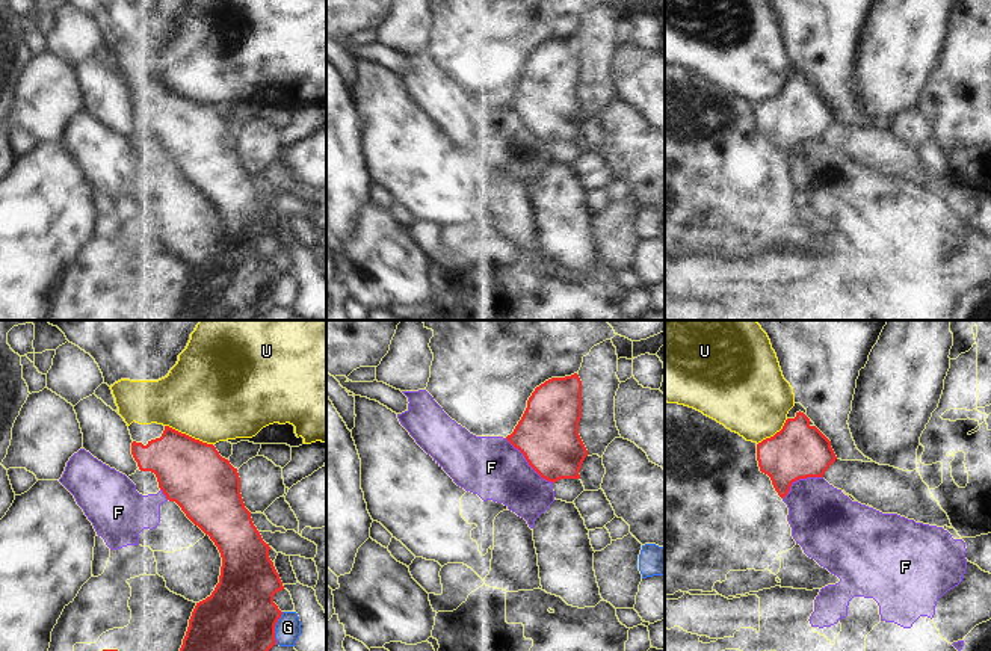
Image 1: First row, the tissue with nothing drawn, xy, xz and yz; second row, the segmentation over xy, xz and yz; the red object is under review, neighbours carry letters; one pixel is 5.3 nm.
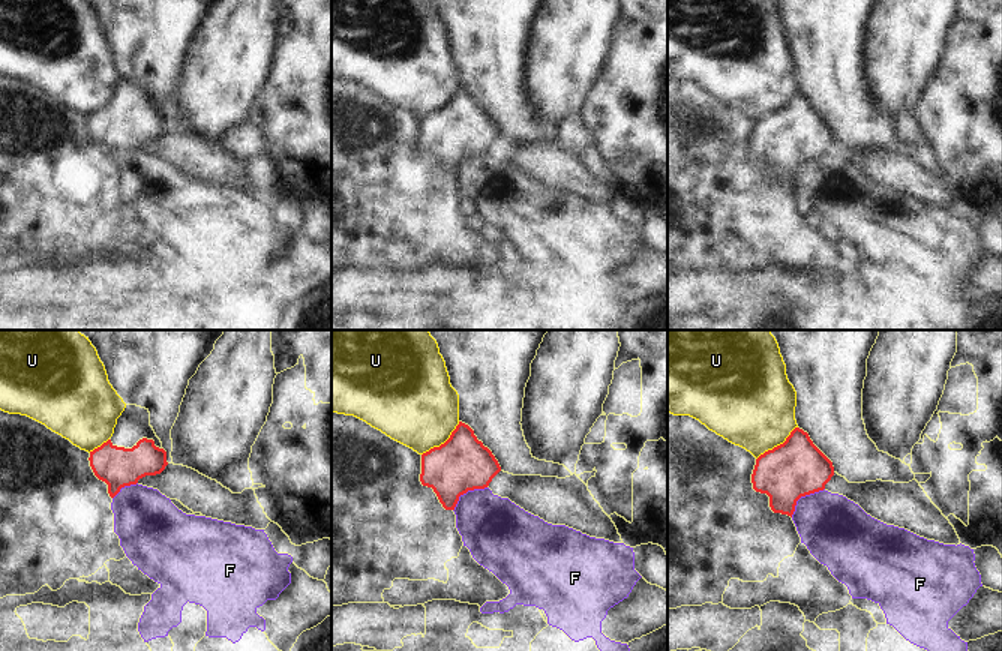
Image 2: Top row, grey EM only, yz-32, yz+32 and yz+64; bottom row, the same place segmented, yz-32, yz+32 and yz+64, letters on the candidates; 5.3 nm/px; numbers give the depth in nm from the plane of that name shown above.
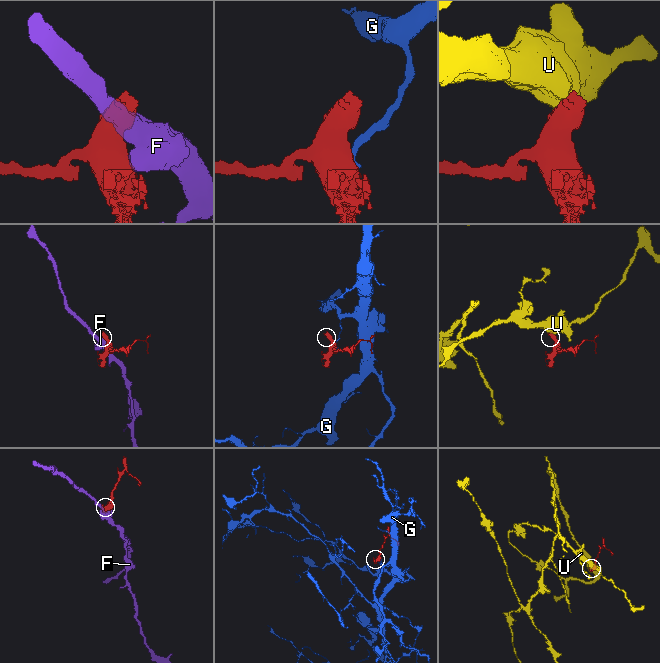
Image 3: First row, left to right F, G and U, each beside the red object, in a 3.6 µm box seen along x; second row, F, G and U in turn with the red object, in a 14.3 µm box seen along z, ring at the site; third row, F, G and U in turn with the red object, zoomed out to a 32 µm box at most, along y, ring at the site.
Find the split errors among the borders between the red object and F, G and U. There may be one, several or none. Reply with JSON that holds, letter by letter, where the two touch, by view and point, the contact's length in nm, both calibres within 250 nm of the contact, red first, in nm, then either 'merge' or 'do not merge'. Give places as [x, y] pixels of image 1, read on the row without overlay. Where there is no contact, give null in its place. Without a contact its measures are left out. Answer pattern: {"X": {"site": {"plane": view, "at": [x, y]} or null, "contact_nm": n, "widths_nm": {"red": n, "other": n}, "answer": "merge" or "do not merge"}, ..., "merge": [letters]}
{"F": {"site": {"plane": "xz", "at": [527, 123]}, "contact_nm": 360, "widths_nm": {"red": 320, "other": 320}, "answer": "do not merge"}, "G": {"site": {"plane": "xy", "at": [274, 290]}, "contact_nm": 180, "widths_nm": {"red": 440, "other": 140}, "answer": "do not merge"}, "U": {"site": {"plane": "xy", "at": [188, 97]}, "contact_nm": 280, "widths_nm": {"red": 360, "other": 500}, "answer": "do not merge"}, "merge": []}

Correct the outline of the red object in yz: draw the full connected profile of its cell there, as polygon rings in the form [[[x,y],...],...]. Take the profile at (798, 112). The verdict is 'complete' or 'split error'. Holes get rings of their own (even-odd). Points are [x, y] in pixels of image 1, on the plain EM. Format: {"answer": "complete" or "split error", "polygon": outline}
{"answer": "split error", "polygon": [[[801,65],[789,73],[780,94],[757,106],[760,133],[770,139],[781,160],[789,156],[793,143],[823,139],[835,121],[831,103],[807,79]]]}

